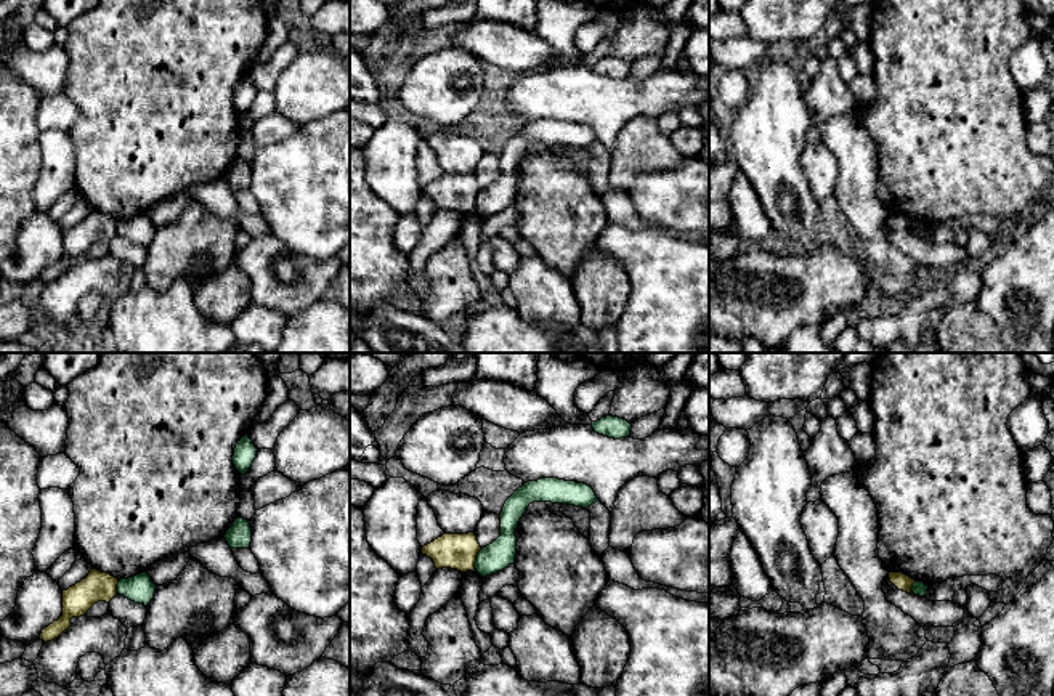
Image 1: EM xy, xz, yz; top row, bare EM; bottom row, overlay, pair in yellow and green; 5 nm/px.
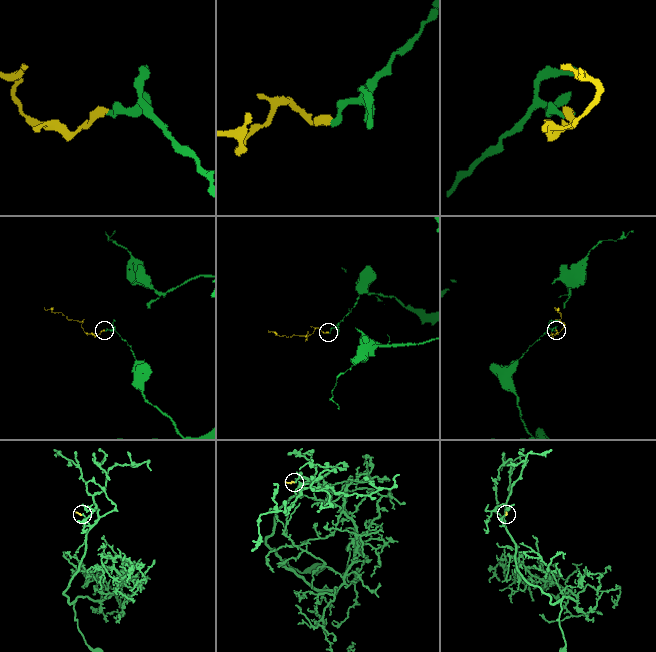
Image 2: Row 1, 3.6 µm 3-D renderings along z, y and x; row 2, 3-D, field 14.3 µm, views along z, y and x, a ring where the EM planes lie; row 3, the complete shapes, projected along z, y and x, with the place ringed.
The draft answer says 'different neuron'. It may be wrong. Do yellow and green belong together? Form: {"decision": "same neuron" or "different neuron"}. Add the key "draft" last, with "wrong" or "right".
{"decision": "different neuron", "draft": "right"}

